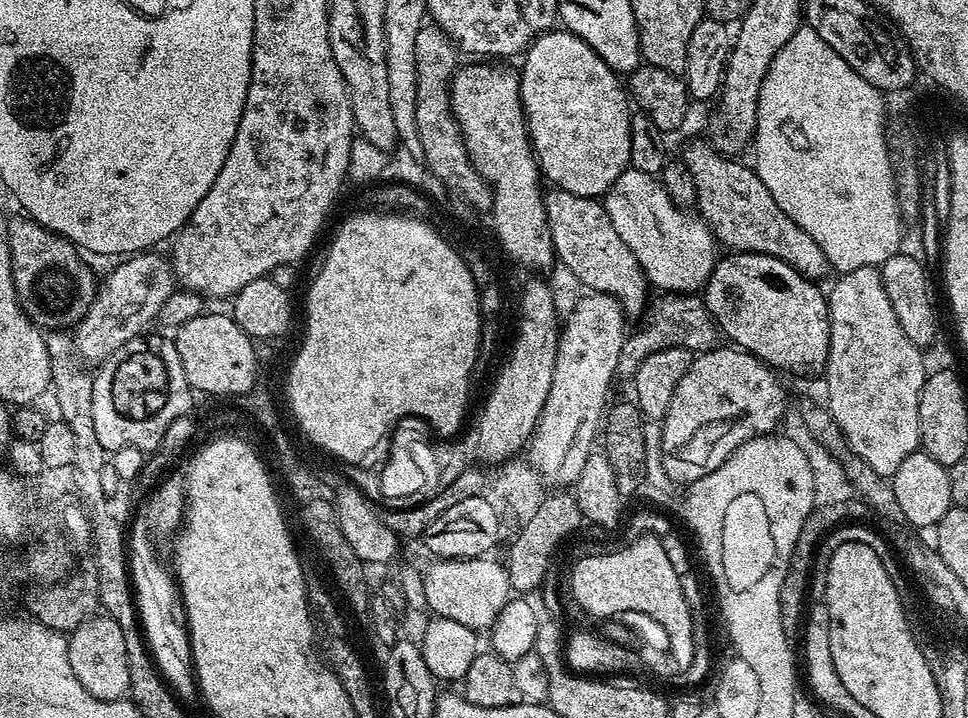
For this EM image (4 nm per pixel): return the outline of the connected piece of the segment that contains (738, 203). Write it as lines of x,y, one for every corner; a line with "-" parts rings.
708,142
690,145
682,153
682,159
694,178
695,207
723,247
725,244
732,252
773,256
797,268
806,279
823,281
823,276
830,272
830,265
826,254
822,254
822,246
774,202
770,190
762,186
762,178
758,178
755,167
739,164
736,161
739,159
721,154

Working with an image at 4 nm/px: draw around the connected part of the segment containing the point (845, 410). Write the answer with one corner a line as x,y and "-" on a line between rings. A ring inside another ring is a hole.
858,266
858,270
837,275
836,285
827,289
830,318
830,354
826,369
829,396
826,405
851,451
862,457
878,475
891,478
910,454
920,448
918,402
926,379
924,355
903,333
894,306
883,288
879,267

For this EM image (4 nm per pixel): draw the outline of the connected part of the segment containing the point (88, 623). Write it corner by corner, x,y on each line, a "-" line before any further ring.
95,614
70,632
68,636
68,657
70,670
74,670
74,678
94,694
99,700
118,700
129,695
130,668
126,654
126,638
122,638
122,626
113,616

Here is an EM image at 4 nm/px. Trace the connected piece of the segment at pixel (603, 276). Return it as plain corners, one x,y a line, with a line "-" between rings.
552,186
544,192
544,205
550,222
552,245
556,247
556,260
564,263
569,274
585,284
585,289
609,292
629,317
638,315
644,308
644,295
650,292
648,277
644,275
638,258
634,258
630,246
618,238
618,230
614,230
614,222
610,222
610,214
606,214
603,203

